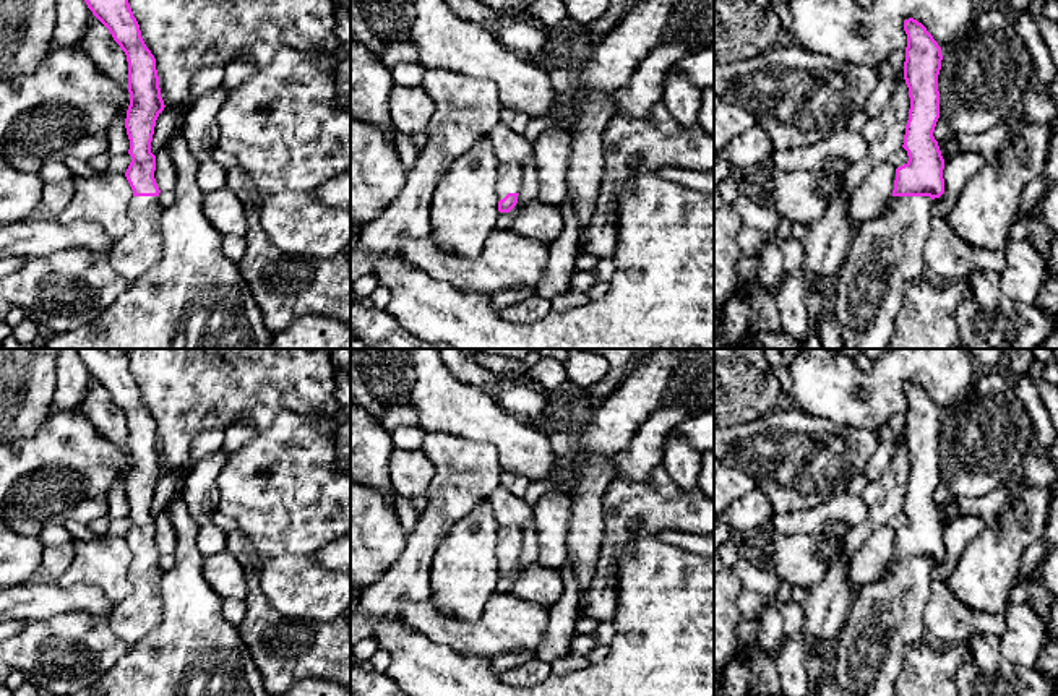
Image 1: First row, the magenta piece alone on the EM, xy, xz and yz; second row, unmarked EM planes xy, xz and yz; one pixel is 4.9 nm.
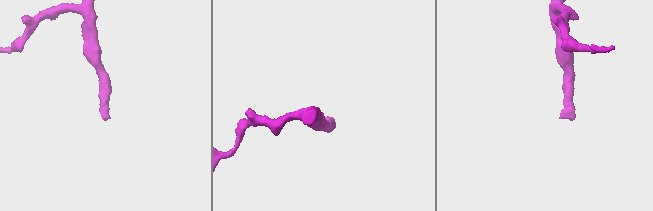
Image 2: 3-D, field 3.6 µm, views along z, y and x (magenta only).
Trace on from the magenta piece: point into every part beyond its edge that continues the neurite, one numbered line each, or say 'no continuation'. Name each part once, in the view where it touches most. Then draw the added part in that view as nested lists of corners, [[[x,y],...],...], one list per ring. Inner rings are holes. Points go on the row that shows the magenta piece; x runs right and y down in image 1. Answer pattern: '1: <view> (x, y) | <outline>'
1: yz (886, 253) | [[[894,196],[891,211],[863,222],[836,276],[831,300],[844,349],[886,349],[909,282],[925,271],[923,248],[931,219],[930,196]]]

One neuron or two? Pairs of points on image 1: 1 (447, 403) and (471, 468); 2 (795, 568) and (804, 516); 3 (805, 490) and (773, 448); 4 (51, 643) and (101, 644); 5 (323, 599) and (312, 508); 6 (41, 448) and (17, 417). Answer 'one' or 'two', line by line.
1: two
2: two
3: one
4: one
5: one
6: two

